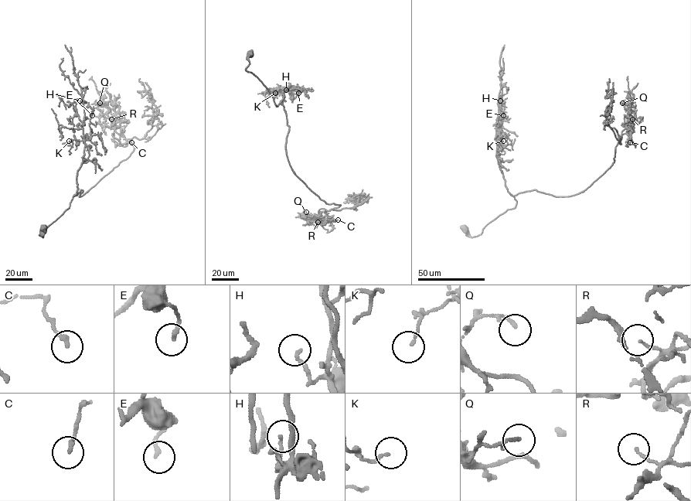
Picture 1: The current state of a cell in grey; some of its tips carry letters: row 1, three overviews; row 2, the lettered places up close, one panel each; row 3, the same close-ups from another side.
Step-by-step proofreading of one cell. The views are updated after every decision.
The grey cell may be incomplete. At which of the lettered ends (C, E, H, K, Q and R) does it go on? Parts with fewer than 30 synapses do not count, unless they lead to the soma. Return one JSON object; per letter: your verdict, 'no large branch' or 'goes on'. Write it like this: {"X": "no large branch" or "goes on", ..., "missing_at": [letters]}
{"C": "no large branch", "E": "no large branch", "H": "no large branch", "K": "no large branch", "Q": "no large branch", "R": "no large branch", "missing_at": []}

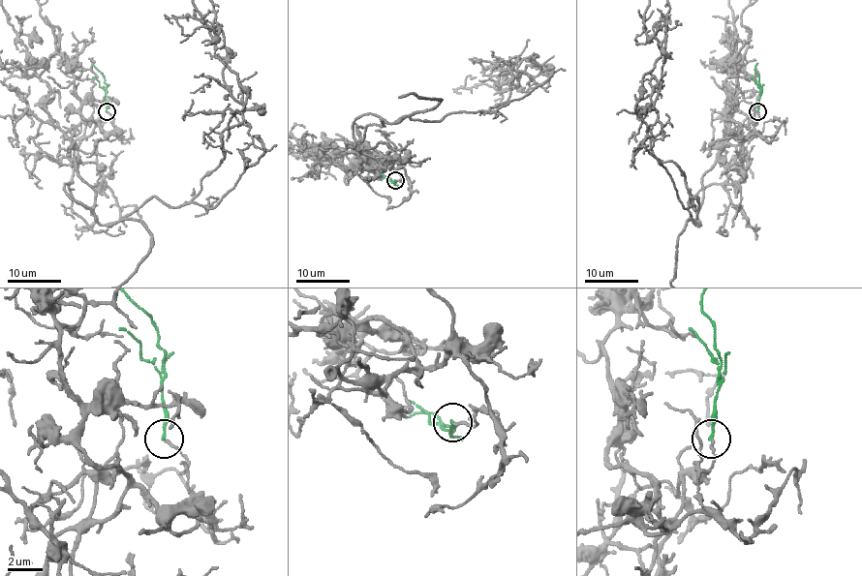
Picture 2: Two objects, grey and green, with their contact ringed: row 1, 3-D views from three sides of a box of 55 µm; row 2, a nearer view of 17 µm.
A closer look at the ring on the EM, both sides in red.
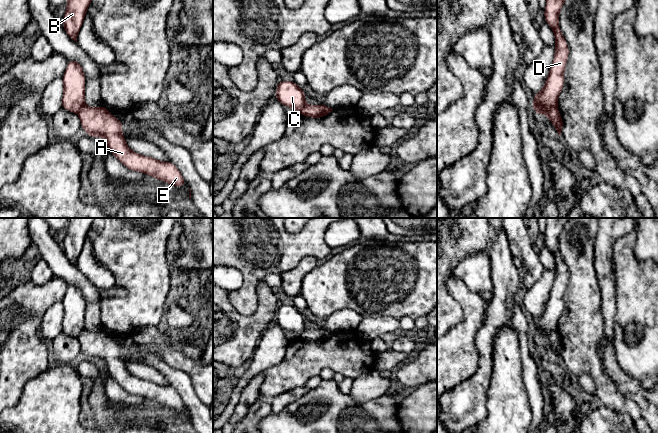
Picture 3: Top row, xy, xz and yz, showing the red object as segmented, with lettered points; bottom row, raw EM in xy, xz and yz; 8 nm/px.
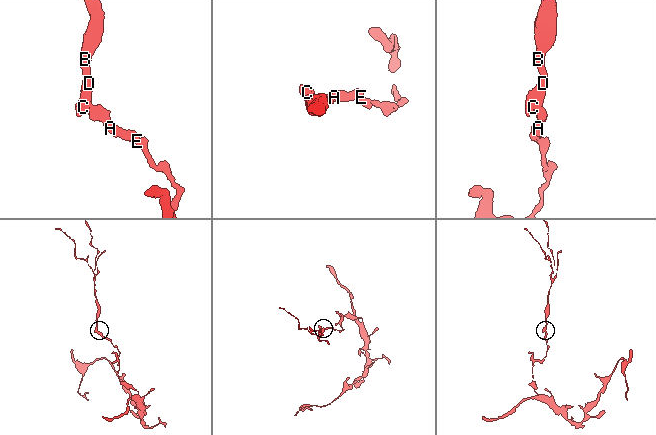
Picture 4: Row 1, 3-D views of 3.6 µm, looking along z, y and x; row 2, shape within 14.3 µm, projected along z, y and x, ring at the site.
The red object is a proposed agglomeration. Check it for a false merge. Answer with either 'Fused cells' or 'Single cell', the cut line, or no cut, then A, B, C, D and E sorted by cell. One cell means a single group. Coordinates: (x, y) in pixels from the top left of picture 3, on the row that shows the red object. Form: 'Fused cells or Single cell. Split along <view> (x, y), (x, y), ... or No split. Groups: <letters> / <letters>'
Fused cells. Split along yz (556, 106), (552, 107), (546, 114). Groups: A E / B C D

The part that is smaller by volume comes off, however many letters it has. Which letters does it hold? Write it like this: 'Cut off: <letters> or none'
Cut off: B, C, D

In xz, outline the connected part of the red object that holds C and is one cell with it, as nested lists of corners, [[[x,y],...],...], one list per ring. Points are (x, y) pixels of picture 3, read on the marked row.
[[[279,81],[275,98],[282,105],[300,113],[305,104],[306,93],[294,81]]]

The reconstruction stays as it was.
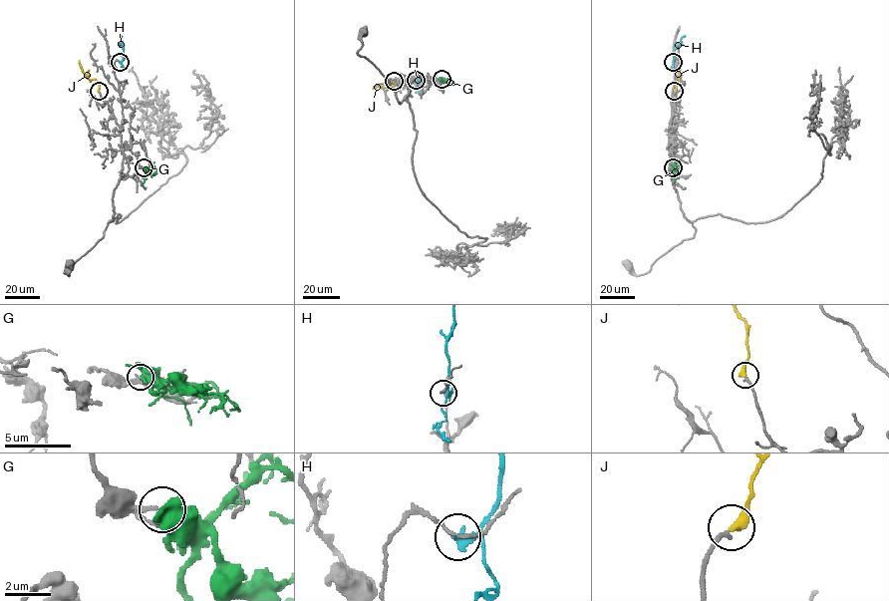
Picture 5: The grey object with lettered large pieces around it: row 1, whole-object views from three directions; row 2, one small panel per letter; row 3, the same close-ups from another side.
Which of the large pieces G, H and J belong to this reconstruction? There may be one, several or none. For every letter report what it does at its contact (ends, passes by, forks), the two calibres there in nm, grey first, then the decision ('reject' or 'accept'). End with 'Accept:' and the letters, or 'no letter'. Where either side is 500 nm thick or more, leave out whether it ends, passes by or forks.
G: calibres 180 and 650 nm; reject
H: it ends; calibres 110 and 200 nm; reject
J: it ends; calibres 200 and 440 nm; accept
Accept: J

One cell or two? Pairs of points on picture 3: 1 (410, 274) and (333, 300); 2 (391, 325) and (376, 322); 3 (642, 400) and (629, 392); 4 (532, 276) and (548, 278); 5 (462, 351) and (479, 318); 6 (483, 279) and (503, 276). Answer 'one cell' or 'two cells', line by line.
1: one cell
2: one cell
3: one cell
4: two cells
5: one cell
6: two cells

